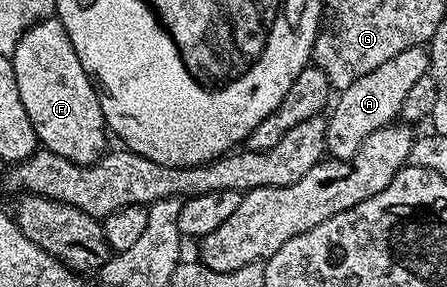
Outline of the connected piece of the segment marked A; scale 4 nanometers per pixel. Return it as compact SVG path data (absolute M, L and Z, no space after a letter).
M414 45L401 51L401 55L393 55L393 59L381 63L381 67L369 71L369 75L361 75L357 83L349 83L349 87L345 87L334 98L329 109L327 153L332 158L348 161L359 145L373 135L373 131L392 124L399 117L401 107L417 79L428 76L430 64L430 52L424 46Z

